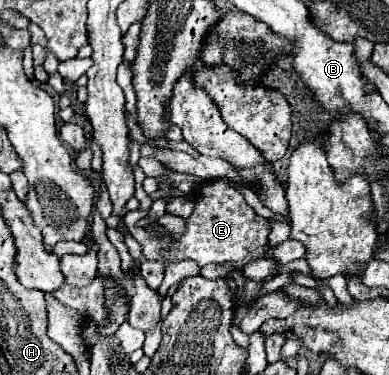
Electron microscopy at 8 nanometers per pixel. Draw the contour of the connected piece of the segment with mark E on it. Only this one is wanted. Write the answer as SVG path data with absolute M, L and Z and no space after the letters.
M211 179L203 183L203 191L195 195L195 211L187 219L187 233L177 241L175 247L167 247L163 251L165 261L193 259L201 267L207 263L233 263L235 269L241 269L249 259L259 257L263 253L263 245L267 243L269 223L265 217L257 215L241 191L229 185L225 179Z

